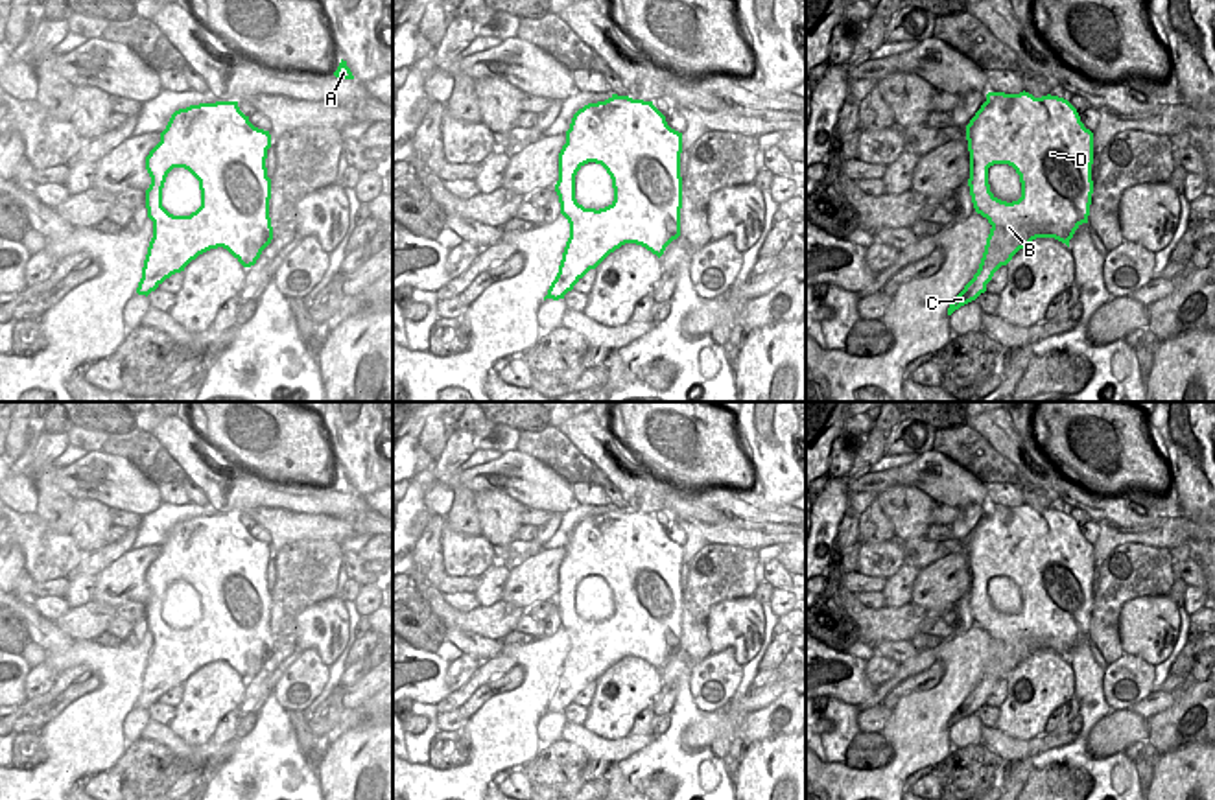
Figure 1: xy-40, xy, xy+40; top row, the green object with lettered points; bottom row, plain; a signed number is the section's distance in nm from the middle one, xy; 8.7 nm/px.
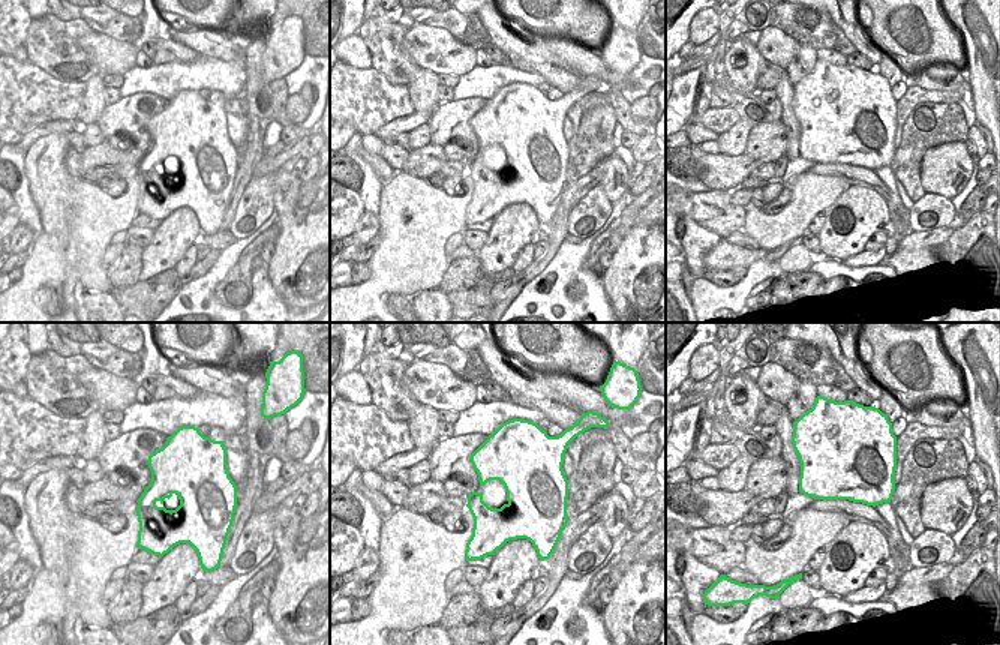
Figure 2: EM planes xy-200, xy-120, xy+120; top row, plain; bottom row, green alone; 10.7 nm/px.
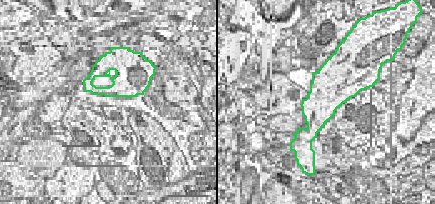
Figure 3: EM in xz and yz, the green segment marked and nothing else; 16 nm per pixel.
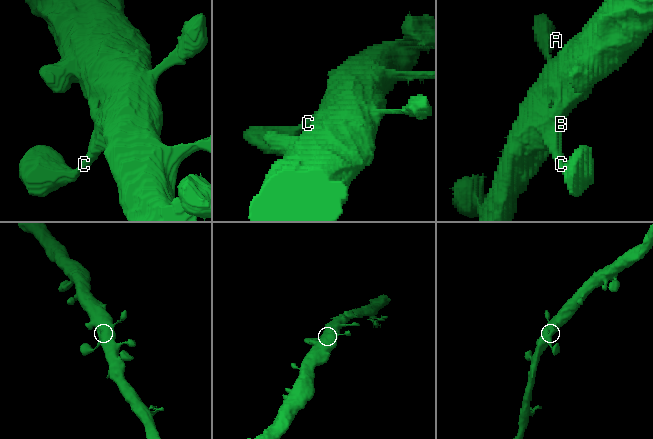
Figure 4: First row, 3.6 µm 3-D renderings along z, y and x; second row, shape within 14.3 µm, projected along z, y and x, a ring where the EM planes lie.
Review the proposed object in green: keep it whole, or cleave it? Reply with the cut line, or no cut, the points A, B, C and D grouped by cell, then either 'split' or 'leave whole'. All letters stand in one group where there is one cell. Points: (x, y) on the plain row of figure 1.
cut none; groups A B C D; leave whole

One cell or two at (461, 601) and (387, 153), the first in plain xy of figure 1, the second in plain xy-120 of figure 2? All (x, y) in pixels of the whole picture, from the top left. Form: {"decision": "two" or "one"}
{"decision": "one"}

